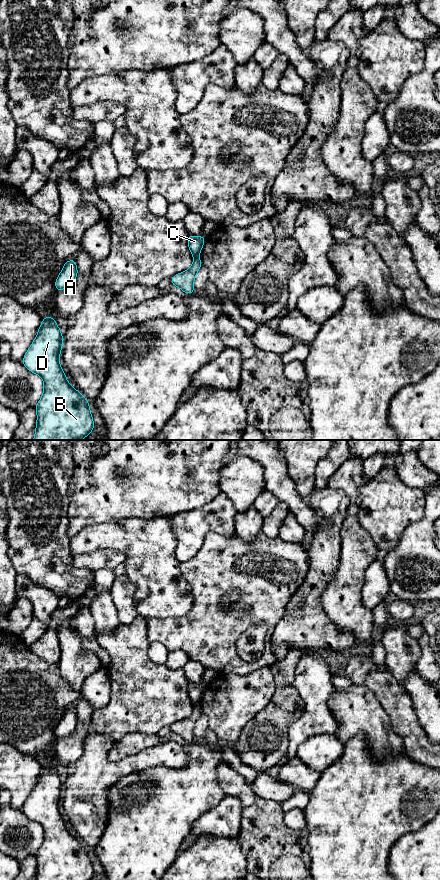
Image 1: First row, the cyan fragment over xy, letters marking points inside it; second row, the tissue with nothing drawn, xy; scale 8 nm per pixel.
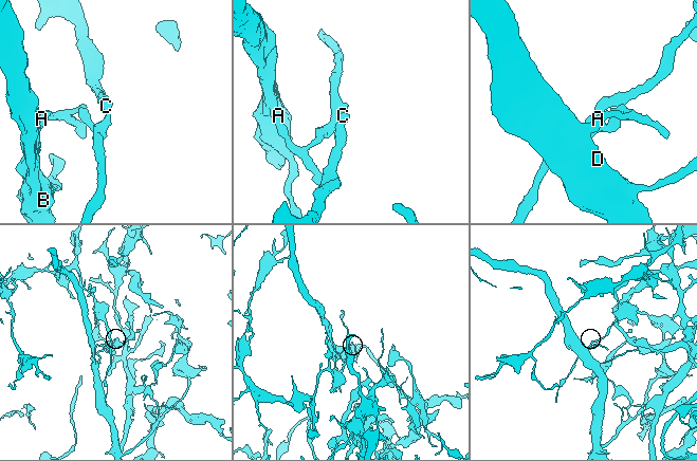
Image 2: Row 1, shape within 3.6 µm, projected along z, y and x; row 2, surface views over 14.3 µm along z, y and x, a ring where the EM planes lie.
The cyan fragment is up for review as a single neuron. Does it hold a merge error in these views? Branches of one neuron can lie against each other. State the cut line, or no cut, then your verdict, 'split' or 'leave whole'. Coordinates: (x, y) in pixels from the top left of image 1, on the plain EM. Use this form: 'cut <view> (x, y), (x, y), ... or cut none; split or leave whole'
cut xy (198, 703), (194, 706); split

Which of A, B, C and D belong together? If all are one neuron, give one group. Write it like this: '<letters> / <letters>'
A B D / C

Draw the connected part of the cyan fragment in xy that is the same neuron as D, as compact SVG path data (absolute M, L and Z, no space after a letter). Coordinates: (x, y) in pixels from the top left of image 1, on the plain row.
M43 765L41 774L31 794L25 801L22 811L32 821L39 823L44 830L41 847L35 854L37 870L35 880L92 880L95 874L89 850L67 829L59 811L63 784L53 765Z

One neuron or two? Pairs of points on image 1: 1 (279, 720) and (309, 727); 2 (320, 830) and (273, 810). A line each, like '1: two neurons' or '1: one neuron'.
1: two neurons
2: two neurons

